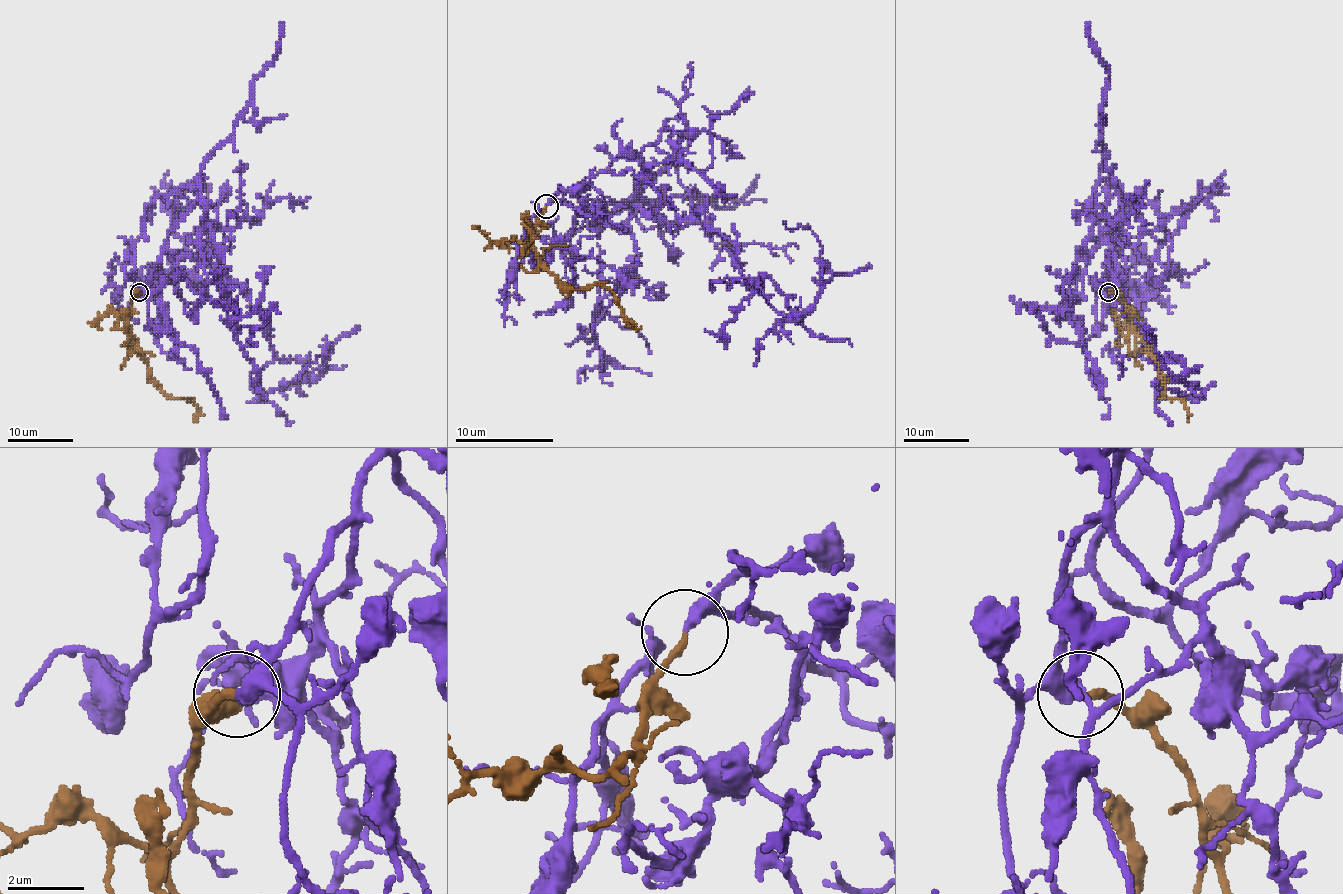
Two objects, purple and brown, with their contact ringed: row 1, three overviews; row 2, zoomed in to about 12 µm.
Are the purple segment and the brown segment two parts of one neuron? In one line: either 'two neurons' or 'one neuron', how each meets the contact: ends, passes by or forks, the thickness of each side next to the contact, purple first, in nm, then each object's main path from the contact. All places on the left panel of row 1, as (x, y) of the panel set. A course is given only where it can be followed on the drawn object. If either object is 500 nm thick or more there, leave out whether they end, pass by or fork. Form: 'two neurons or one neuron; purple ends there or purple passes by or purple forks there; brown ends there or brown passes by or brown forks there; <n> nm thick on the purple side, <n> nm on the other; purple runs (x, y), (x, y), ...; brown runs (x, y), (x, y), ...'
one neuron; purple ends there; brown ends there; 400 nm thick on the purple side, 190 nm on the other; purple runs (139, 292), (195, 203), (196, 178), (206, 259), (246, 289), (274, 356), (318, 376), (330, 346), (299, 378); brown runs (139, 292), (130, 304), (127, 323), (134, 346), (163, 393), (190, 399), (200, 409), (193, 421)

